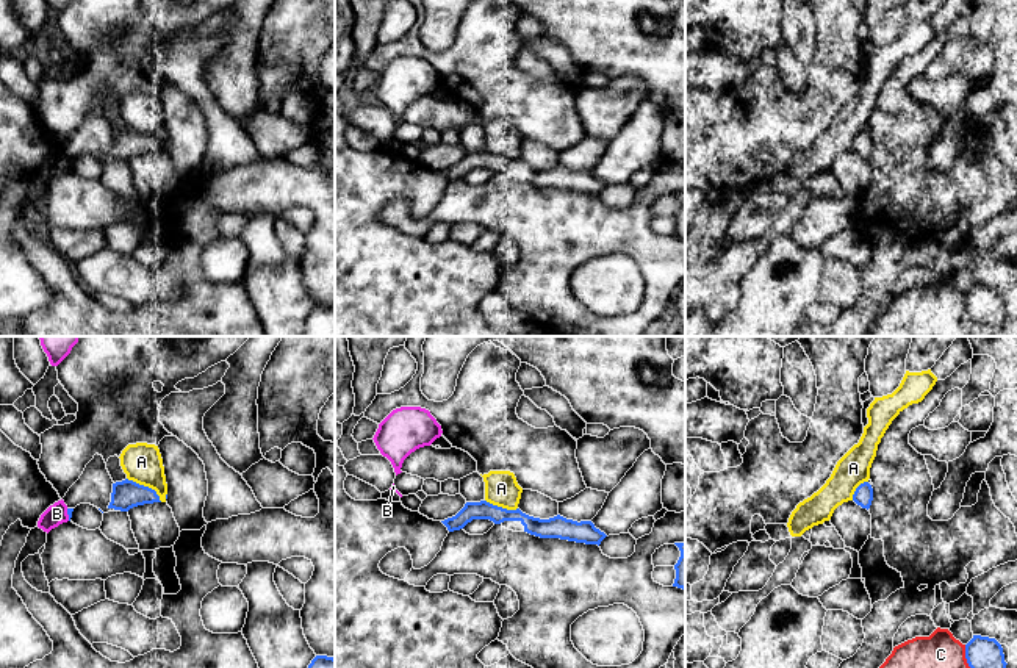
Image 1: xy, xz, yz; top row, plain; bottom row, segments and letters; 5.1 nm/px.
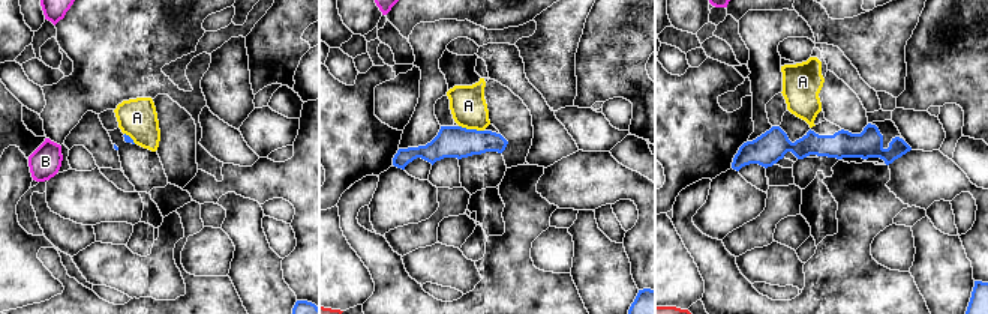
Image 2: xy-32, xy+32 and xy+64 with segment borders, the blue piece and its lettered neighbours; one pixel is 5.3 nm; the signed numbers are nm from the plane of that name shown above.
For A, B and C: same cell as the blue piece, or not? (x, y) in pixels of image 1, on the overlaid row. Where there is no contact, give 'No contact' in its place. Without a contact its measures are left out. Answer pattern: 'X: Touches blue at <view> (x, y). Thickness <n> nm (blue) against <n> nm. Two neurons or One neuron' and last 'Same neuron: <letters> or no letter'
A: Touches blue at xy (146, 487). Thickness 150 nm (blue) against 200 nm. Two neurons
B: Touches blue at xy (68, 513). Thickness 30 nm (blue) against 110 nm. Two neurons
C: Touches blue at yz (966, 656). Thickness 160 nm (blue) against 190 nm. Two neurons
Same neuron: no letter

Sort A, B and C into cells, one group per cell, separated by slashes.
A / B / C

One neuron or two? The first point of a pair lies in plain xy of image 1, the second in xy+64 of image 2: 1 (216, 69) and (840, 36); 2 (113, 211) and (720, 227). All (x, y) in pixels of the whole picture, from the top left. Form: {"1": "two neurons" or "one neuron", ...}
{"1": "one neuron", "2": "one neuron"}

